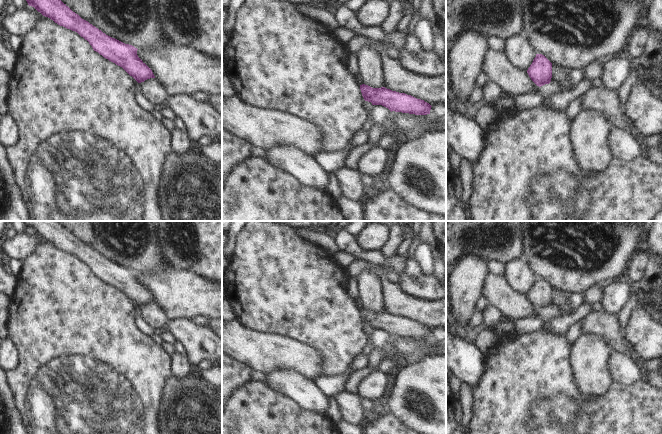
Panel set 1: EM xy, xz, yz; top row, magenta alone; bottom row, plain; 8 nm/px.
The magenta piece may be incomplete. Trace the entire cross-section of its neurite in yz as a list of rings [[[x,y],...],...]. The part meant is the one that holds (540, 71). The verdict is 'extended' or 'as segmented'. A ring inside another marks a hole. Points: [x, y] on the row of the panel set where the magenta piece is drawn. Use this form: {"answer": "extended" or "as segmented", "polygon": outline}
{"answer": "as segmented", "polygon": [[[536,54],[527,73],[537,86],[549,84],[552,78],[552,63],[544,55]]]}

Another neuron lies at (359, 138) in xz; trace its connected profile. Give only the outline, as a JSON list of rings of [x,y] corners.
[[[360,129],[350,139],[351,147],[358,147],[367,142],[367,132]]]

